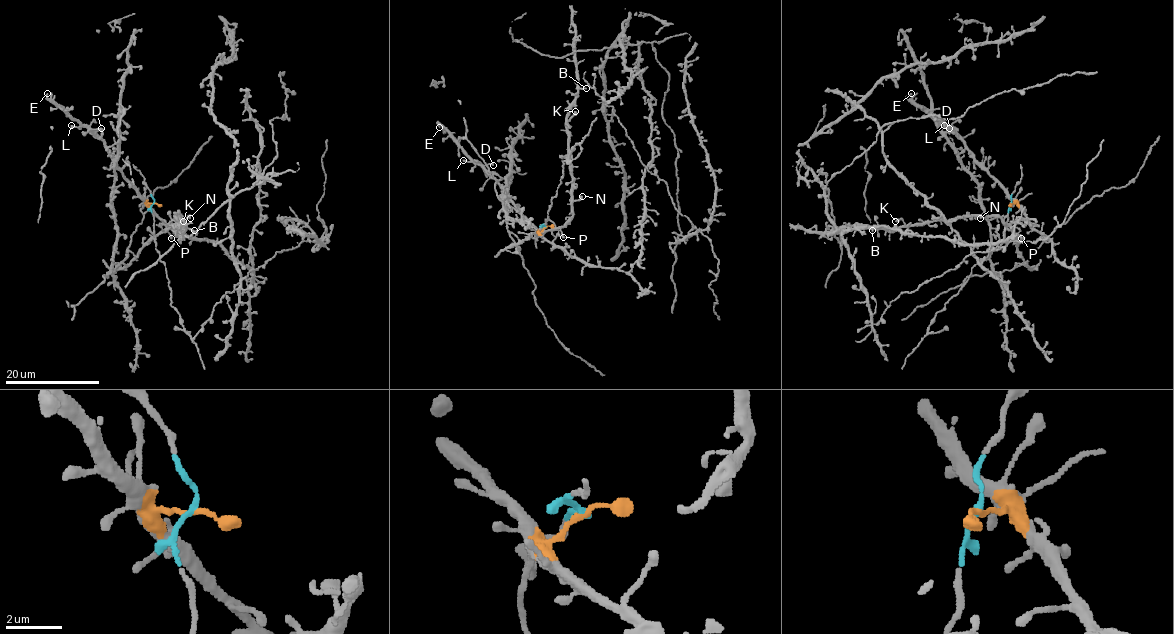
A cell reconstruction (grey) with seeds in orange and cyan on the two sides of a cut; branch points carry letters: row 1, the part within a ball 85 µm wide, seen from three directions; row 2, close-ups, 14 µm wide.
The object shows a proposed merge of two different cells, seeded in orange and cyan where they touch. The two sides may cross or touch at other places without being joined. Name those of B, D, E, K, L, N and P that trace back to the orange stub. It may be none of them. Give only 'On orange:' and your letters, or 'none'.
On orange: D, E, L

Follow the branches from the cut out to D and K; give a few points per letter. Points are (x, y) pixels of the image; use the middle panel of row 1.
D: (546, 226), (539, 231), (517, 209), (484, 166), (493, 165)
K: (546, 226), (543, 224), (550, 219), (560, 228), (572, 216), (572, 173), (566, 123), (576, 111)

